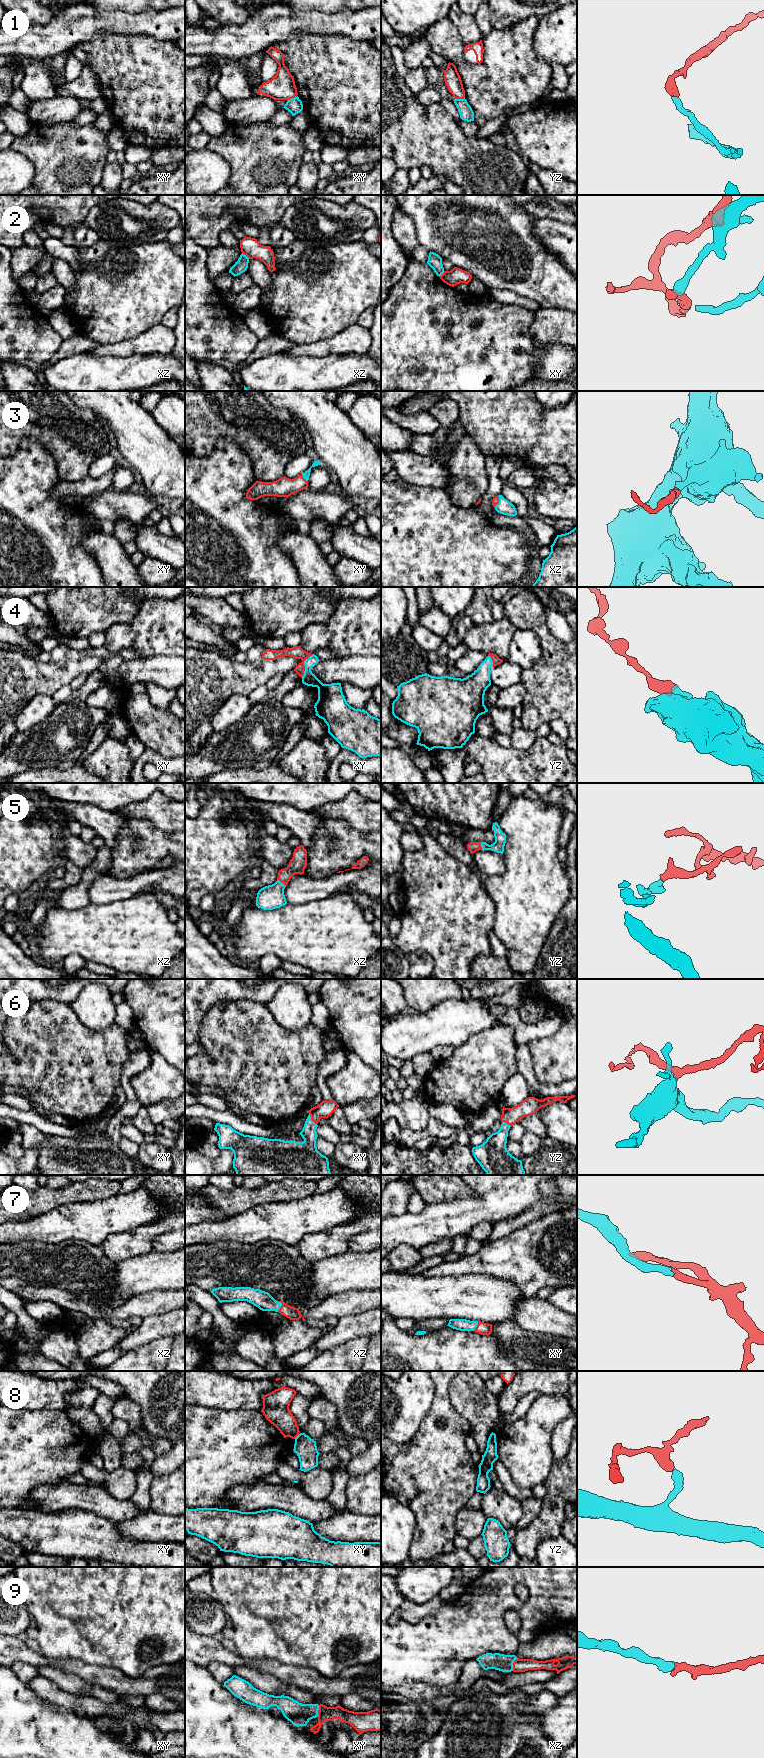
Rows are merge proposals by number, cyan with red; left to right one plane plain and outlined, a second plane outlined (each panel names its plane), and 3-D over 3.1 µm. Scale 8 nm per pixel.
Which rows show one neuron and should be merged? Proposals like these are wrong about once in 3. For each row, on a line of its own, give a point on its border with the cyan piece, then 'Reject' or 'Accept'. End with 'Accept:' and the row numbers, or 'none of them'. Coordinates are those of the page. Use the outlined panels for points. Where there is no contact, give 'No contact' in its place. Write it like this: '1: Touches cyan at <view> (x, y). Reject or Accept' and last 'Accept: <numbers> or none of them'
1: Touches cyan at xy (292, 98). Reject
2: Touches cyan at xz (245, 255). Reject
3: Touches cyan at xy (304, 478). Accept
4: Touches cyan at xy (304, 664). Accept
5: Touches cyan at xz (280, 882). Accept
6: Touches cyan at xy (310, 1119). Accept
7: Touches cyan at xz (280, 1306). Accept
8: Touches cyan at xy (297, 1436). Reject
9: Touches cyan at xz (512, 1664). Accept
Accept: 3, 4, 5, 6, 7, 9

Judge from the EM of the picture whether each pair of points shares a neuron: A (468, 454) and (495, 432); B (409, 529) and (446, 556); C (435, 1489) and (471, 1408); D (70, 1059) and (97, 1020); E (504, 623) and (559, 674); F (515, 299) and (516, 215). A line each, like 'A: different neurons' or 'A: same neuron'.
A: different neurons
B: same neuron
C: different neurons
D: different neurons
E: different neurons
F: different neurons

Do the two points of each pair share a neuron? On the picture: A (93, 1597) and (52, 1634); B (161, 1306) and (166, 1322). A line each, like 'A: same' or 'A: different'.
A: same
B: different

